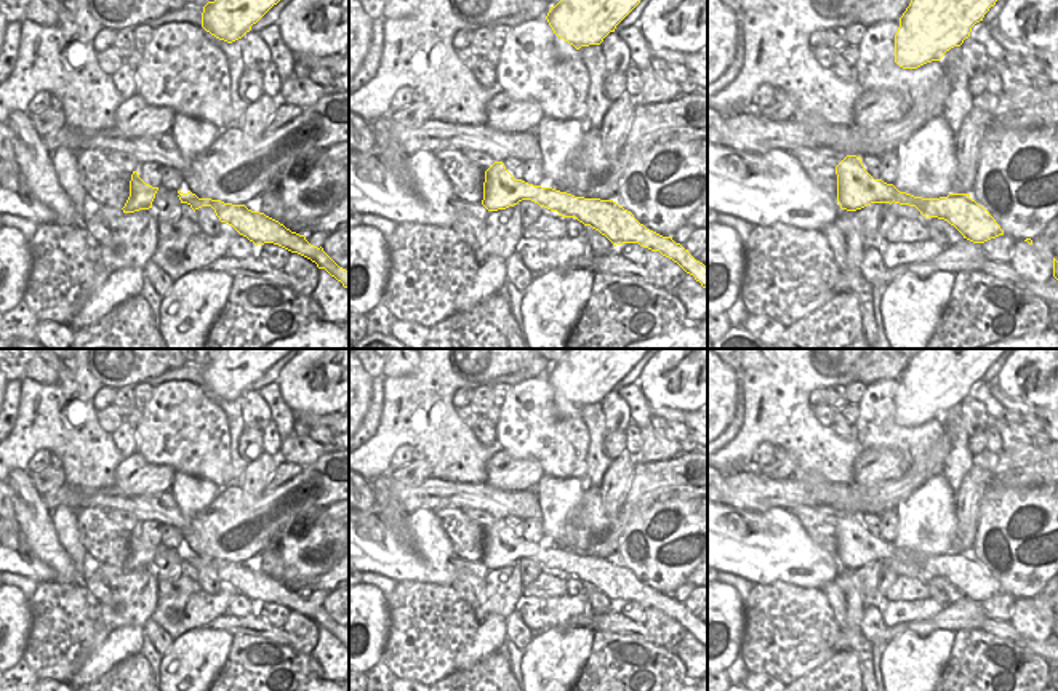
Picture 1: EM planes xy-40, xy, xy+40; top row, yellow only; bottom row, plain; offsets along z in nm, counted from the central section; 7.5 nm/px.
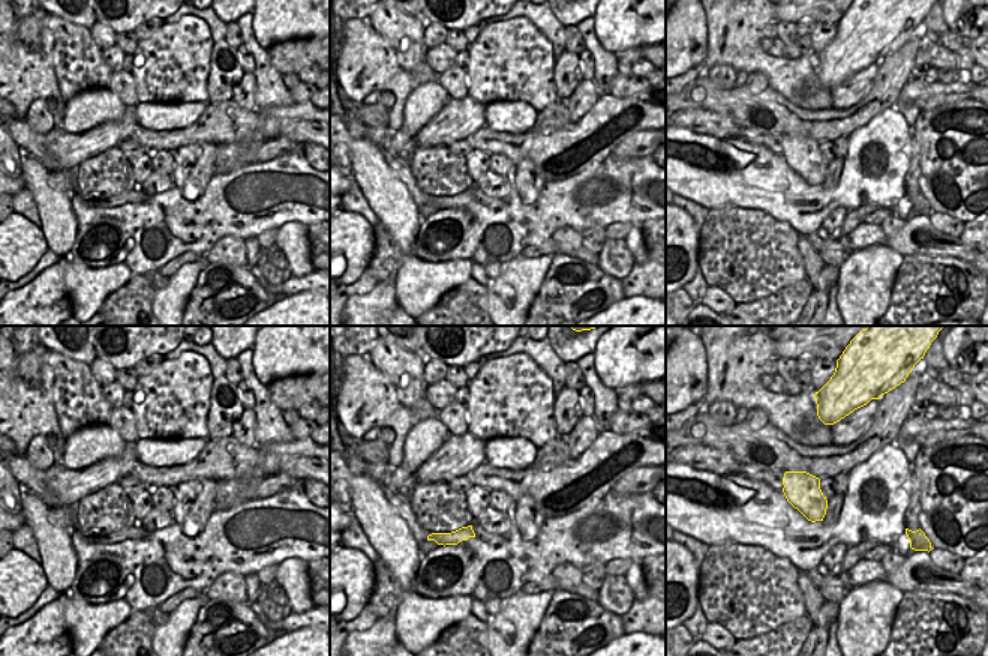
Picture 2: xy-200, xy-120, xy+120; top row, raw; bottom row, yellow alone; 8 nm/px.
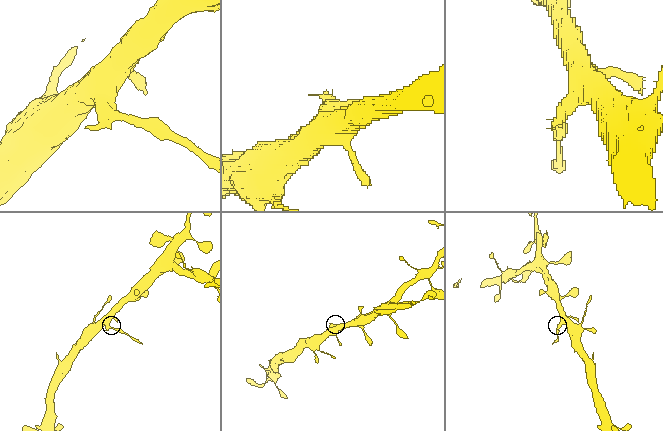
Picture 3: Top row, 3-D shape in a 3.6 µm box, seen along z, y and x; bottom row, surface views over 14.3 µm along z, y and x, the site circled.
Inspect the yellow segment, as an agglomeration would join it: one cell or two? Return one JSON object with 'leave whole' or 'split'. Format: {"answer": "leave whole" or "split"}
{"answer": "split"}

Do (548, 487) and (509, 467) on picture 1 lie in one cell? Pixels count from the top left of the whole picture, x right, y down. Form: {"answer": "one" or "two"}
{"answer": "two"}

